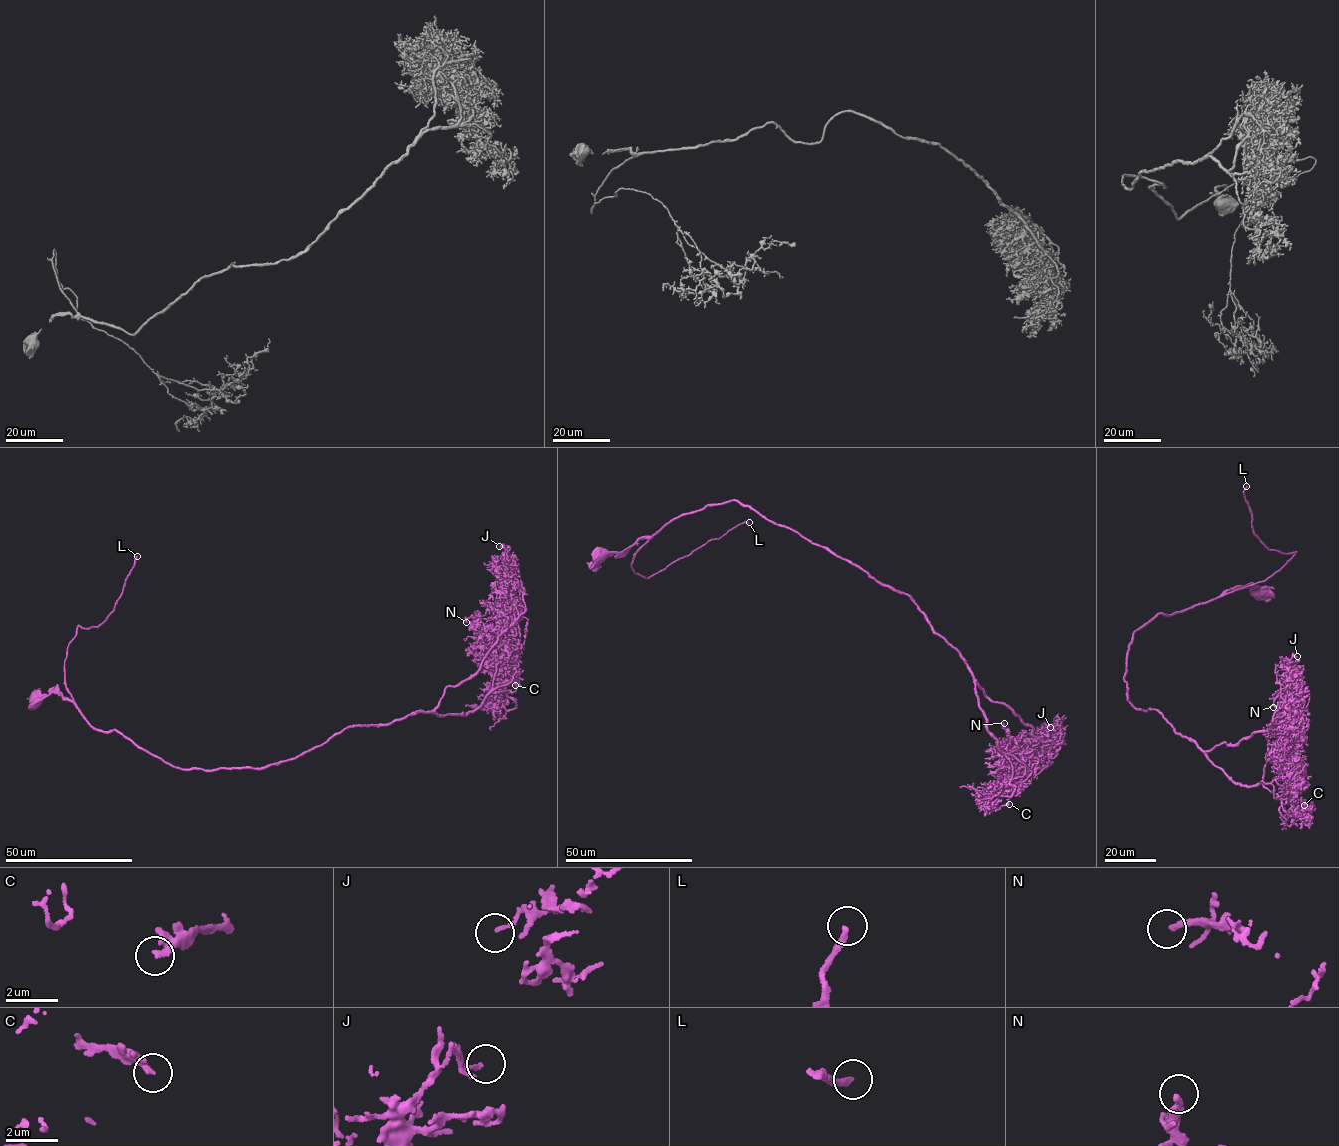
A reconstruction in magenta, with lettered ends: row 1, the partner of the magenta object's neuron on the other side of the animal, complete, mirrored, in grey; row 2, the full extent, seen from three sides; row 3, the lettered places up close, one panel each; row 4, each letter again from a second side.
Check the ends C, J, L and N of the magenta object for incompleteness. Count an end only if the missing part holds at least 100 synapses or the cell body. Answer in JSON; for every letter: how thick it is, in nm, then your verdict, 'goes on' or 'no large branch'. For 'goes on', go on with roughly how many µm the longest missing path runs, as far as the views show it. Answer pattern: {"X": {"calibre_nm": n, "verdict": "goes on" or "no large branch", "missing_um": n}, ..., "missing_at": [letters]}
{"C": {"calibre_nm": 190, "verdict": "no large branch"}, "J": {"calibre_nm": 110, "verdict": "no large branch"}, "L": {"calibre_nm": 240, "verdict": "goes on", "missing_um": 100}, "N": {"calibre_nm": 240, "verdict": "no large branch"}, "missing_at": ["L"]}

